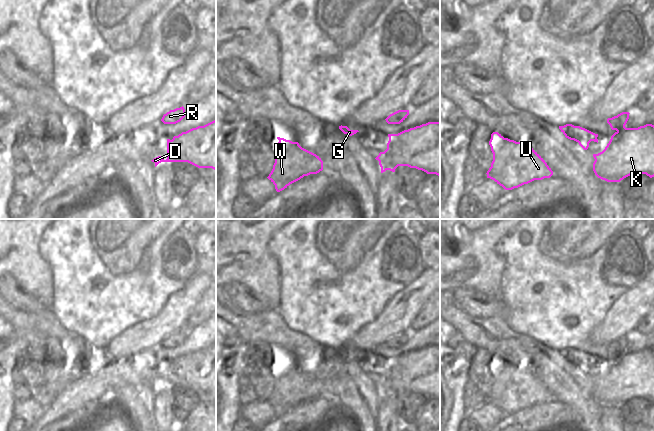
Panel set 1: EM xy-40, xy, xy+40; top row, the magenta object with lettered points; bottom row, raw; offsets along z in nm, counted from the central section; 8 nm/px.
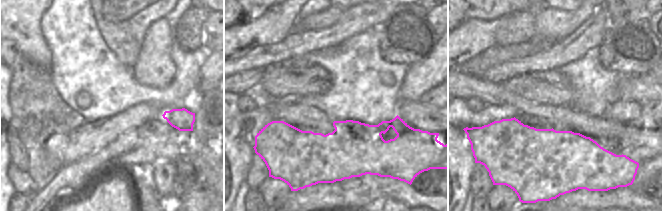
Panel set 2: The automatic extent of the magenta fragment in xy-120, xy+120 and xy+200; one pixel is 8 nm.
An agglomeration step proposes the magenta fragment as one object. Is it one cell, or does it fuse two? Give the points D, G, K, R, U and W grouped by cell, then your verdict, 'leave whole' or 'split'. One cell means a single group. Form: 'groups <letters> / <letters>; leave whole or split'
groups D G K U W / R; split

